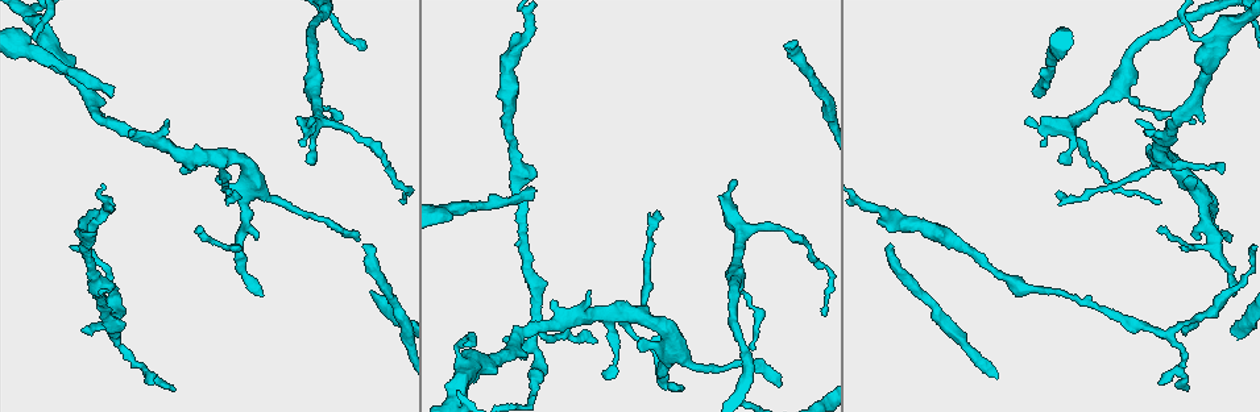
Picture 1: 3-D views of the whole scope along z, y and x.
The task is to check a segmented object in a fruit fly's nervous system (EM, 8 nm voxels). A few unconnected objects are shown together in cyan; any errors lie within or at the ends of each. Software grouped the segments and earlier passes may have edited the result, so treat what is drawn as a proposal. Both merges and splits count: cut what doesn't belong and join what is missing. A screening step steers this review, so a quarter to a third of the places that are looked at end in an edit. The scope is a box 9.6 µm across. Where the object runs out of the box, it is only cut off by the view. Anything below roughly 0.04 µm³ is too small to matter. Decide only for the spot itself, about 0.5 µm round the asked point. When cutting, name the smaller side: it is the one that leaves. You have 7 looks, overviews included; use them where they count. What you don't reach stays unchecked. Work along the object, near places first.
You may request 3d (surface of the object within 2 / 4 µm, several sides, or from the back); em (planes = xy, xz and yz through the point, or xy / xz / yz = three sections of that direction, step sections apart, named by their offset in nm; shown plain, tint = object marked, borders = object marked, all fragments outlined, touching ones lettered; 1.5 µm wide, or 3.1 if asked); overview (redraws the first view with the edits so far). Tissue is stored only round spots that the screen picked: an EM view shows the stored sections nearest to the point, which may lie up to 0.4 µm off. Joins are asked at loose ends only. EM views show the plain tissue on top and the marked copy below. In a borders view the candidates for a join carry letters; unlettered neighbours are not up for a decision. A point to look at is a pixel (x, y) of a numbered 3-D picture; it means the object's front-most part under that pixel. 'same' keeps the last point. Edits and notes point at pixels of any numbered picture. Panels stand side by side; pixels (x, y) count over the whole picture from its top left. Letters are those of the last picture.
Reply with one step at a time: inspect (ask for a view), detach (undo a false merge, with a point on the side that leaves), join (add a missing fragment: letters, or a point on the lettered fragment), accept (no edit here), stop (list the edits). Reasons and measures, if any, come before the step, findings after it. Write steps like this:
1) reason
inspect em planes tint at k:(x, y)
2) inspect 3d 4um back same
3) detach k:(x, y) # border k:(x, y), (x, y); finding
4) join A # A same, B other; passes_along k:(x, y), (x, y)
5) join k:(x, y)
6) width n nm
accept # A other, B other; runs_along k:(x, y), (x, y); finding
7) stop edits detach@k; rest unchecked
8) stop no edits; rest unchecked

branch stops here
inspect 3d 2um at 1:(81, 331)

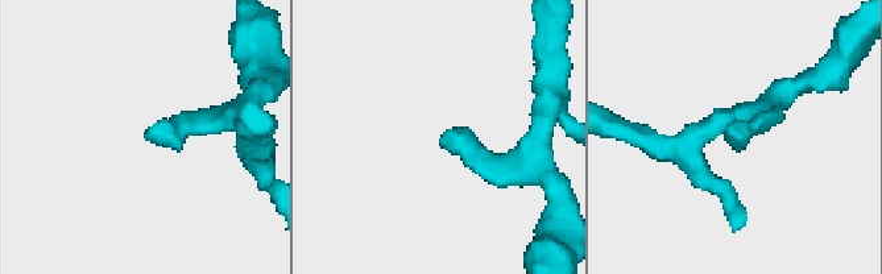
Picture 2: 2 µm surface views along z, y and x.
shape alone is not enough
inspect em planes borders at 2:(147, 138)

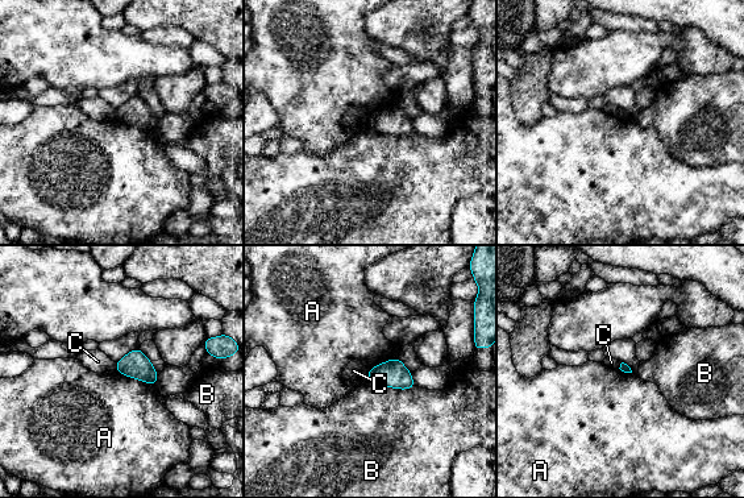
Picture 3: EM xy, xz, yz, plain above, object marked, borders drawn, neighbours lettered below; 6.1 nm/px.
accept # A other, B other, C other; border 3:(115, 369), (154, 386); none of them fits

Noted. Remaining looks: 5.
tapers out
inspect em planes borders at 1:(779, 385)

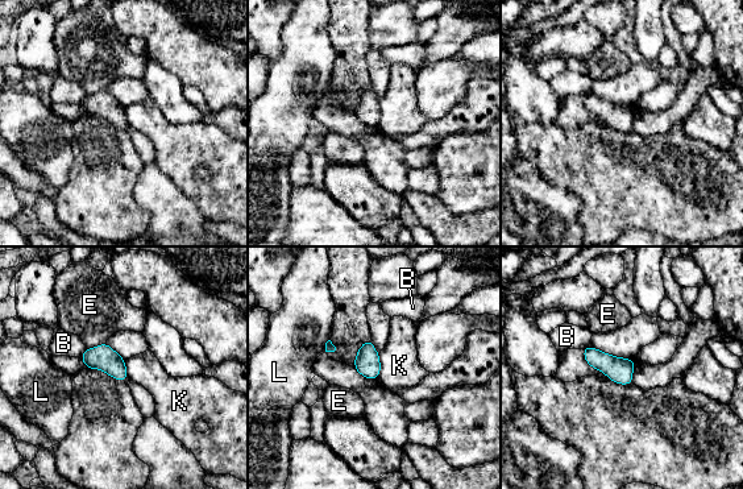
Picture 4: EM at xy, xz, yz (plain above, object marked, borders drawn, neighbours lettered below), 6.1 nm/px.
longest_contact K 160 nm
accept # B other, E other, K other, L other; no lettered fragment goes on from it

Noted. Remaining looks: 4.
an open end
inspect 3d 2um at 1:(363, 247)

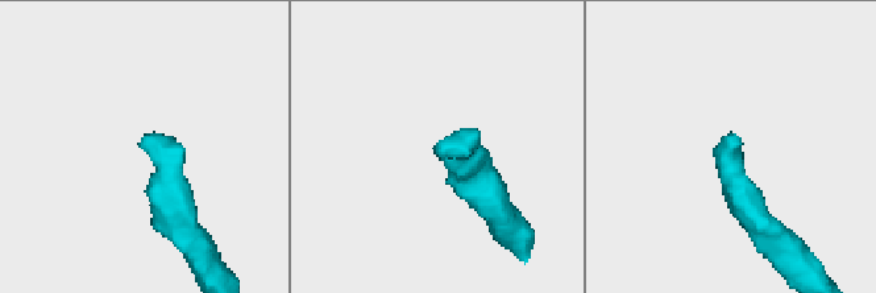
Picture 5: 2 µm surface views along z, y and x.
inspect em xy step 8 borders at 5:(434, 149)

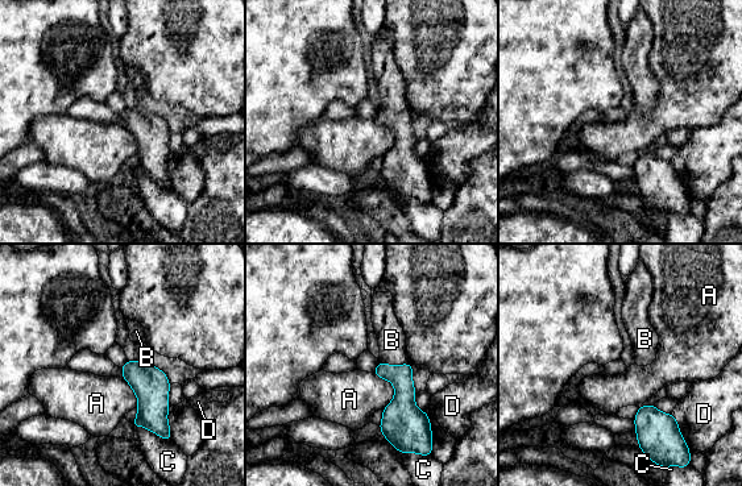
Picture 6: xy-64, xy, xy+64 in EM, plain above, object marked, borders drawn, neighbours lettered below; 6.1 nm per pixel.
inspect em planes borders same

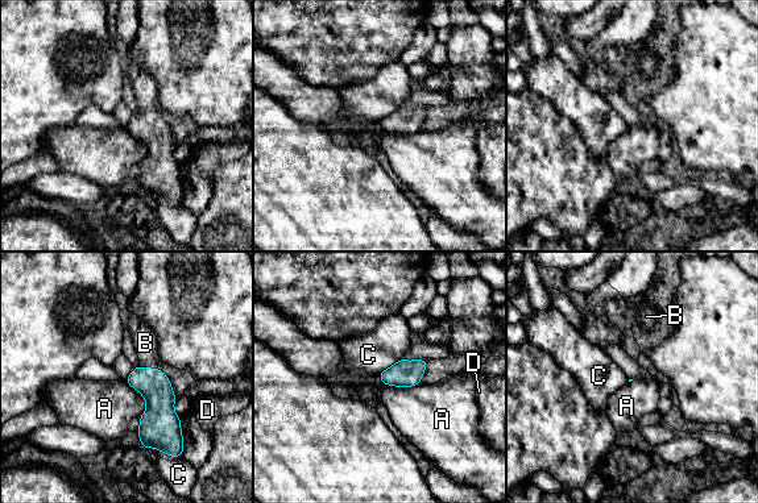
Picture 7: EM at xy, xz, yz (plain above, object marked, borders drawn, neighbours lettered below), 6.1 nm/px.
join B # A other, B same, C other, D other; passes_along 7:(153, 385), (149, 368), (145, 343); it goes on there

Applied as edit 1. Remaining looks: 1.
stop edits join@7; rest unchecked

